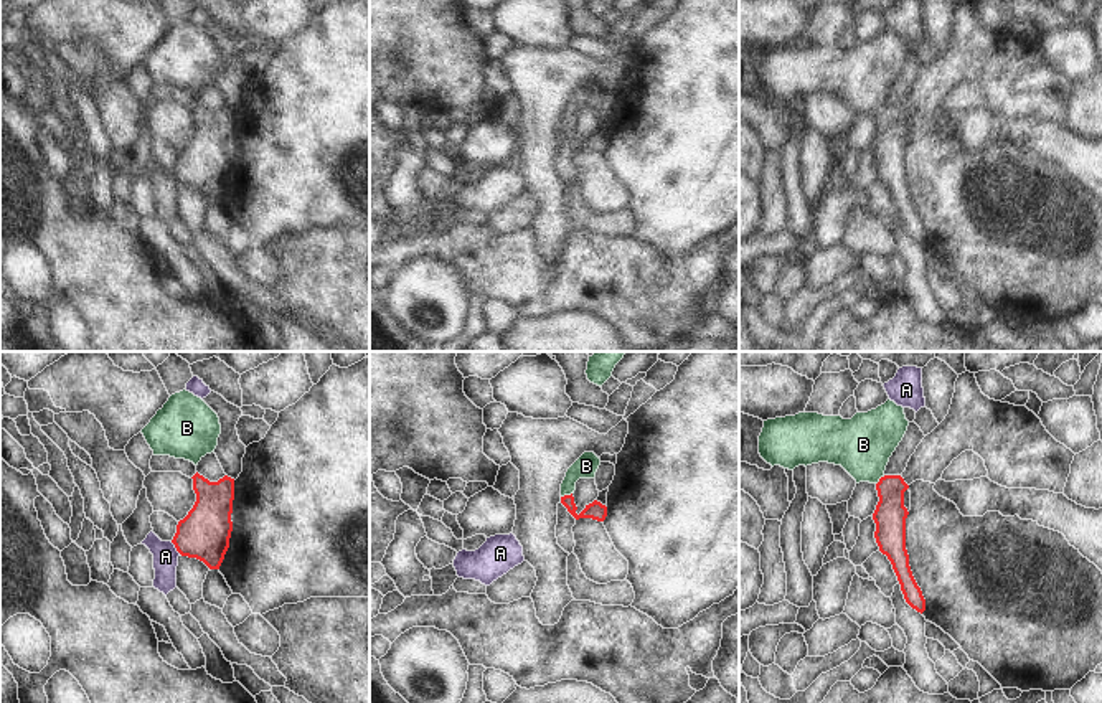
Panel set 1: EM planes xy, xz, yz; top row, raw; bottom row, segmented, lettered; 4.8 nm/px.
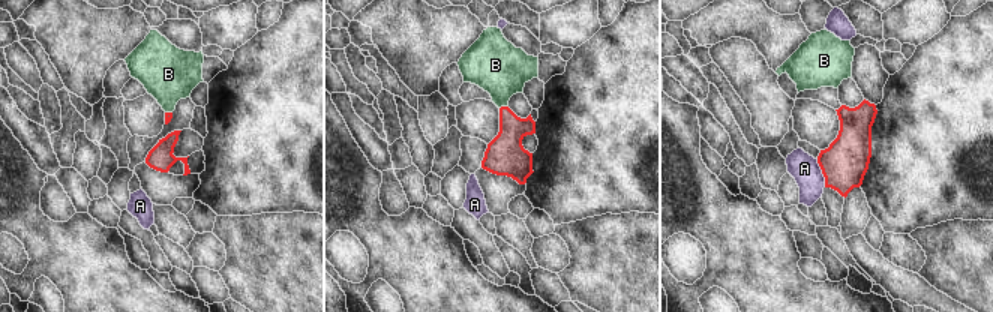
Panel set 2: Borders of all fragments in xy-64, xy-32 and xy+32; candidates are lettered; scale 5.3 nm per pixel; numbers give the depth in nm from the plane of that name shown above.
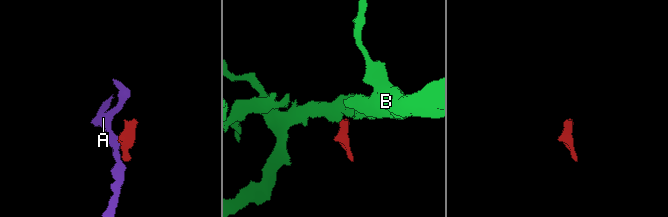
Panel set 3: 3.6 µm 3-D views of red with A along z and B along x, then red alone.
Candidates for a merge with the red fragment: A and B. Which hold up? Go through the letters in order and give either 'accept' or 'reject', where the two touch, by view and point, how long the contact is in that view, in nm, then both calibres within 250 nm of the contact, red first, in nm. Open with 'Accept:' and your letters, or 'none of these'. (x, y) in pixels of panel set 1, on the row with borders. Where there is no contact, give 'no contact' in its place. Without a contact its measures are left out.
Accept: B
A: reject | xy (175, 547) | 80 nm | 240/130 nm
B: accept | xz (566, 495) | 60 nm | 90/110 nm

